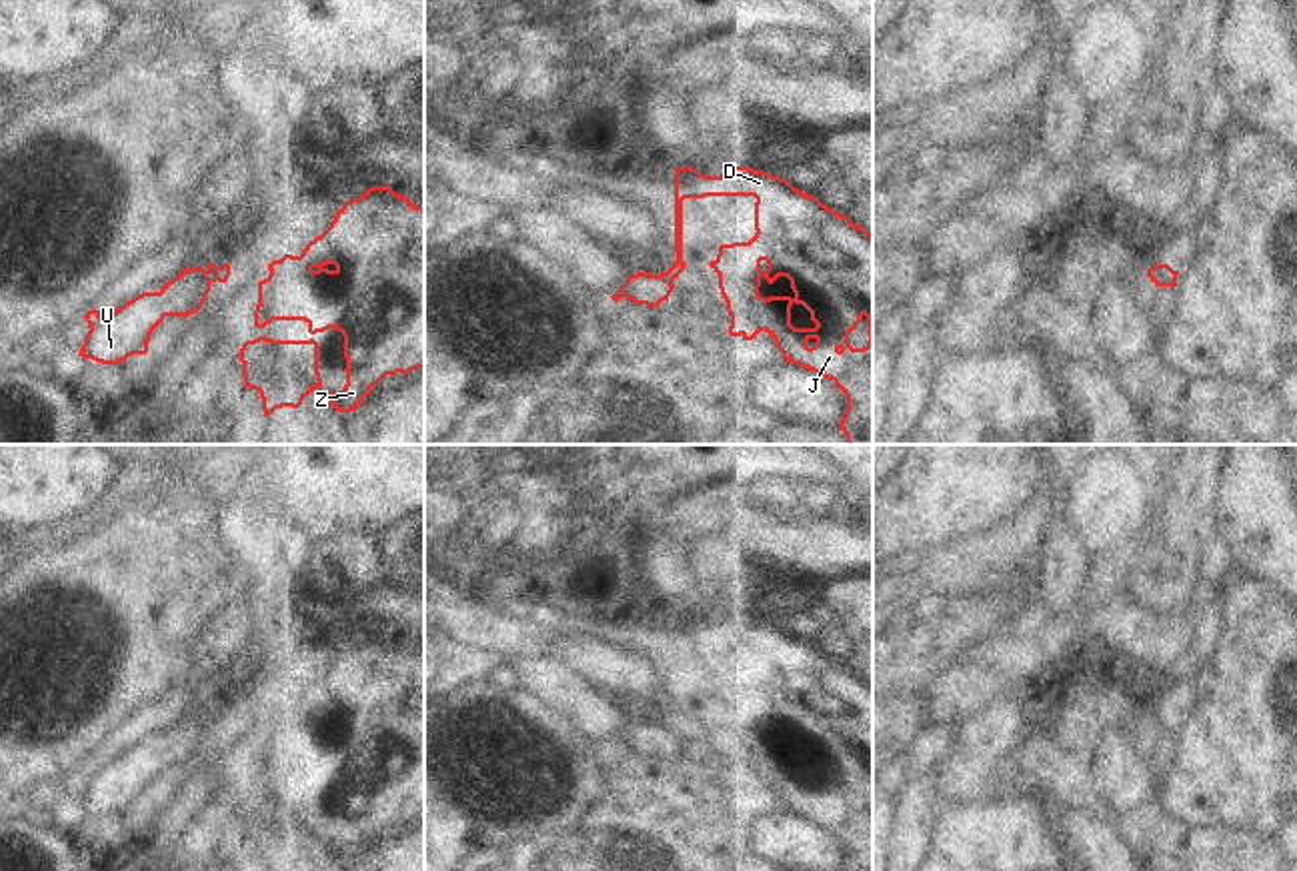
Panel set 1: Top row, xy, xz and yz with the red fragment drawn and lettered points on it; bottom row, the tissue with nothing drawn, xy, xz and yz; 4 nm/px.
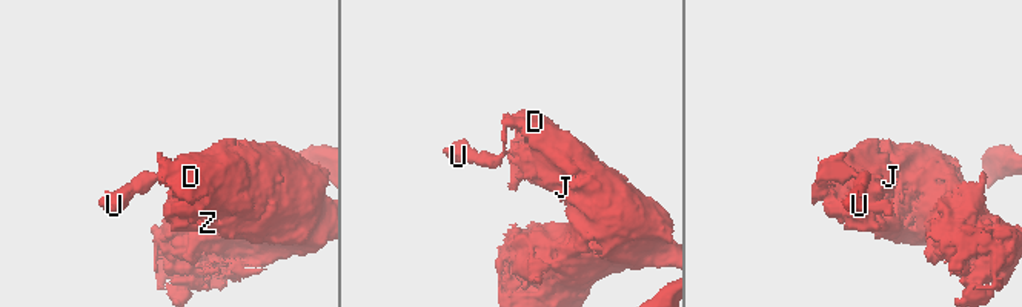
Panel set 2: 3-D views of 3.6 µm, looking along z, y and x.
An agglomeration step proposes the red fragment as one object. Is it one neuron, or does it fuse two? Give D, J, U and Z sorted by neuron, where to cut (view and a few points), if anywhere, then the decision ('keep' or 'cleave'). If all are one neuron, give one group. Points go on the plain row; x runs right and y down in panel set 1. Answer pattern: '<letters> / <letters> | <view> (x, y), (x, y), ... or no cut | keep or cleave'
D J Z / U | xz (665, 721), (673, 727) | cleave

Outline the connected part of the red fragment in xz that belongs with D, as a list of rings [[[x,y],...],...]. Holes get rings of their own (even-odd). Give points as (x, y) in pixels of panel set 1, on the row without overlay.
[[[675,615],[675,701],[677,711],[667,719],[675,729],[685,719],[683,709],[683,649],[705,645],[755,645],[755,685],[749,691],[721,693],[719,703],[709,715],[719,723],[719,737],[727,751],[731,765],[729,783],[753,789],[761,779],[769,781],[777,797],[783,801],[783,809],[809,817],[829,829],[833,829],[847,845],[847,859],[841,871],[873,871],[873,683],[859,673],[853,673],[849,665],[835,661],[823,653],[817,645],[811,645],[795,637],[789,627],[773,625],[749,615],[727,615],[723,625],[701,623],[693,615]],[[779,725],[791,729],[795,745],[761,745],[761,727],[773,733]],[[803,753],[811,761],[815,777],[795,777],[791,773],[791,755]],[[861,767],[867,767],[869,789],[863,797],[853,797],[849,783],[857,777]]]

